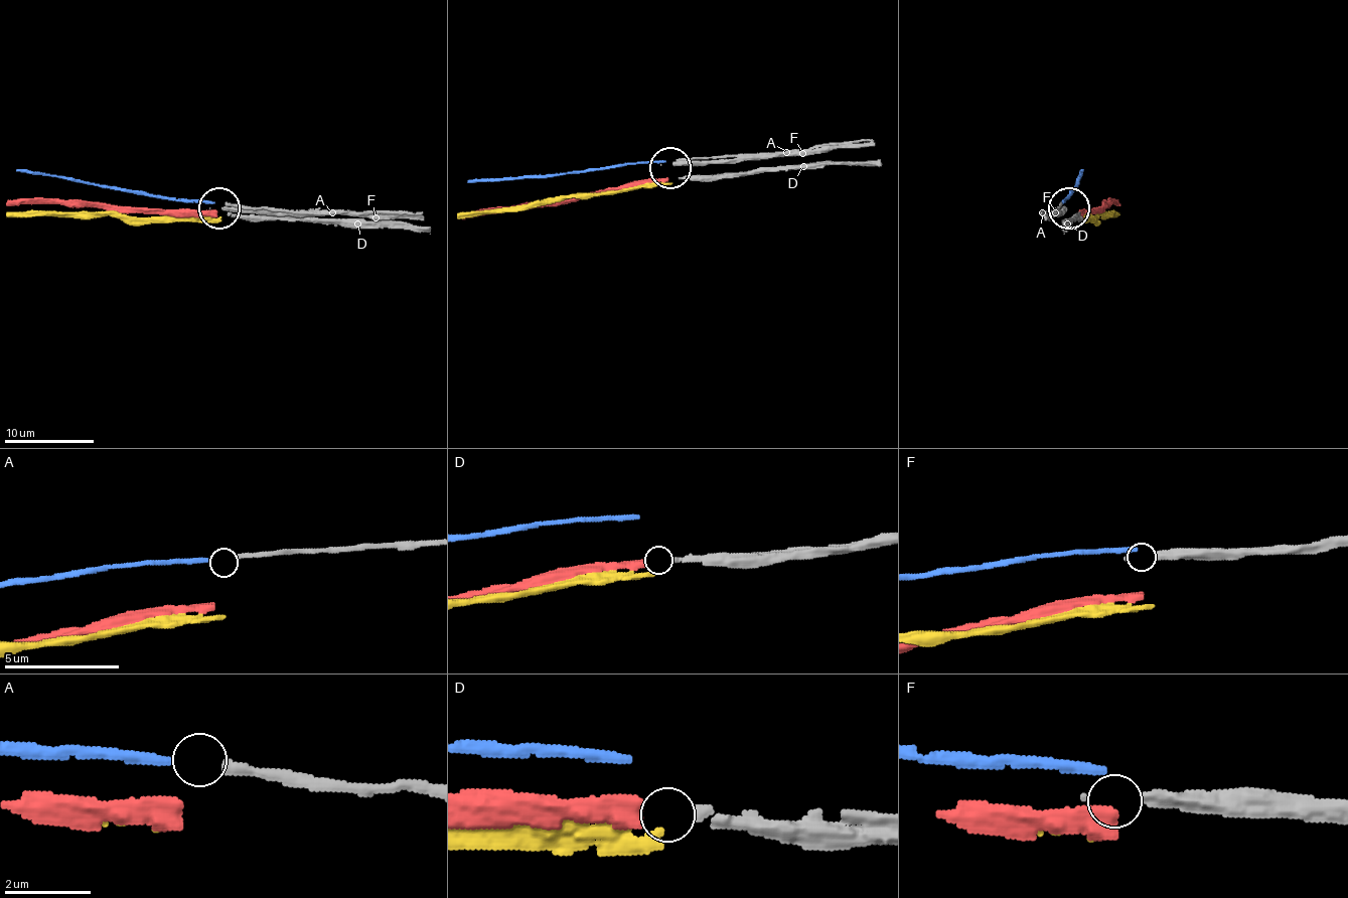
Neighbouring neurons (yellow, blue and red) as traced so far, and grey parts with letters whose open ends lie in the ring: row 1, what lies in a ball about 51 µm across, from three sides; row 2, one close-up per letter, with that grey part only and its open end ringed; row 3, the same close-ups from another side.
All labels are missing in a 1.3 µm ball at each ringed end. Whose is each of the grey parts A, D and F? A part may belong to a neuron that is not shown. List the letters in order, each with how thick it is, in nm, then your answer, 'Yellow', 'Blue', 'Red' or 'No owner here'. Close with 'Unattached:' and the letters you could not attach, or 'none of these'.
A: Thickness 220 nm. Blue
D: Thickness 240 nm. Red
F: Thickness 260 nm. No owner here
Unattached: F

